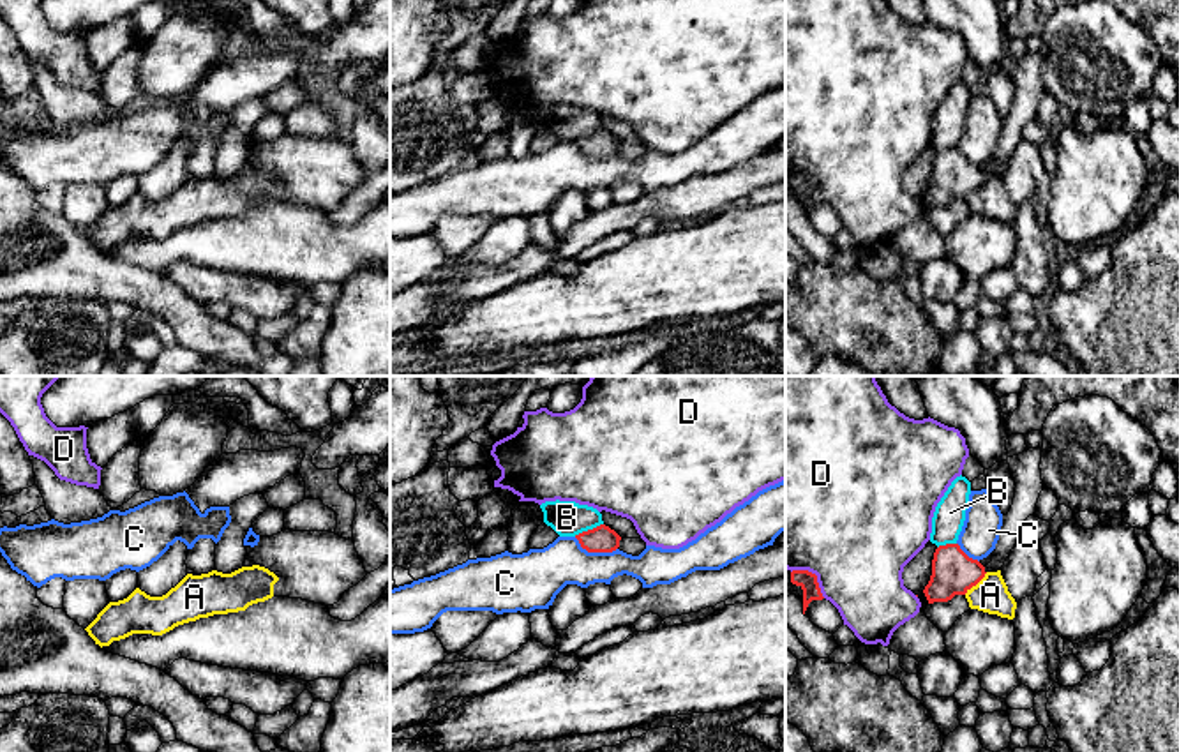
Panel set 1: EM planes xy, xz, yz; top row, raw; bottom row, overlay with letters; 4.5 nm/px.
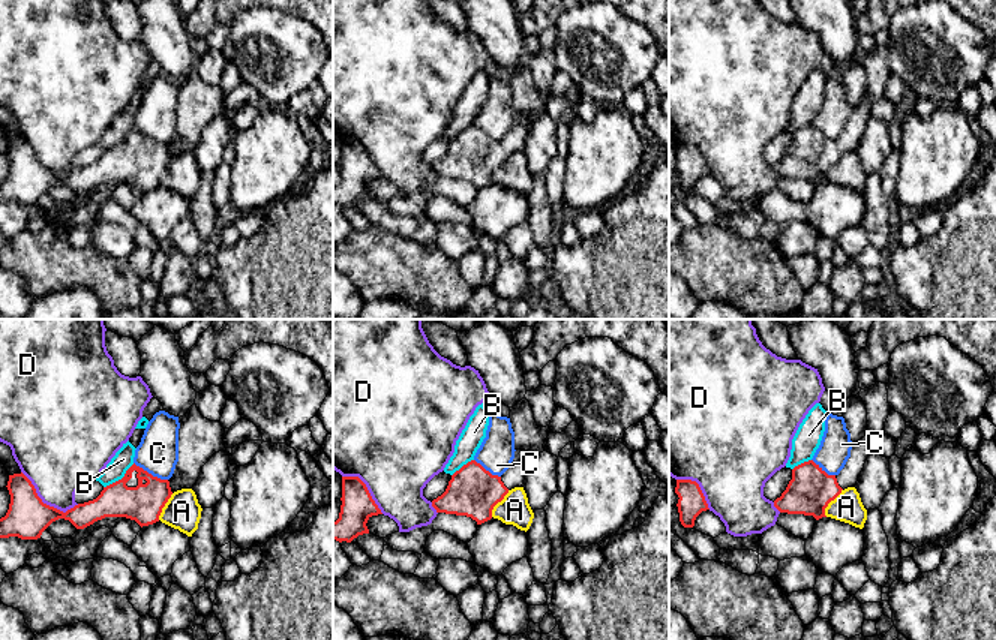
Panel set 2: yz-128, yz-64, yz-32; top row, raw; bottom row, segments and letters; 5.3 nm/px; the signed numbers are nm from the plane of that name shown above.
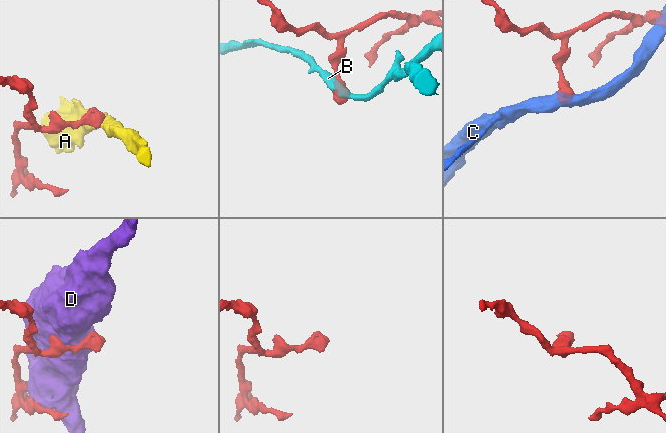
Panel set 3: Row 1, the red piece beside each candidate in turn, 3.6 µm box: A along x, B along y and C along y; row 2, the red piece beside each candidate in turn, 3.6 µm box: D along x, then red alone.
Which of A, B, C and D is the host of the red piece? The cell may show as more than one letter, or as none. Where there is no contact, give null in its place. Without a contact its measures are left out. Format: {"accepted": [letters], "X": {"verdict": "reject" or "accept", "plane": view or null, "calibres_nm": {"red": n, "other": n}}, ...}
{"accepted": [], "A": {"verdict": "reject", "plane": "yz", "calibres_nm": {"red": 200, "other": 160}}, "B": {"verdict": "reject", "plane": "xz", "calibres_nm": {"red": 120, "other": 160}}, "C": {"verdict": "reject", "plane": "xz", "calibres_nm": {"red": 120, "other": 220}}, "D": {"verdict": "reject", "plane": "yz", "calibres_nm": {"red": 80, "other": 500}}}

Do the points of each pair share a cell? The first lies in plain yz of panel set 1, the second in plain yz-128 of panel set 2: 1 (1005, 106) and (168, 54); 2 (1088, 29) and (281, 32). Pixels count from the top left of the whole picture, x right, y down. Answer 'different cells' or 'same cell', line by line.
1: different cells
2: same cell

